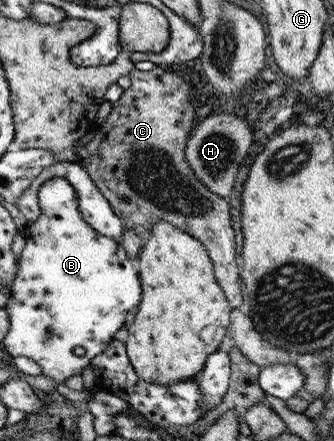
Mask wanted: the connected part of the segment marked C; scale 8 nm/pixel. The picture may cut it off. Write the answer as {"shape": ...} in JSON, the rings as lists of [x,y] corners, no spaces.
{"shape":[[[157,65],[148,71],[132,69],[128,72],[130,83],[122,90],[118,101],[111,102],[110,113],[102,125],[96,126],[96,133],[76,151],[74,160],[87,171],[99,192],[111,205],[112,211],[121,219],[124,228],[128,228],[142,237],[156,221],[168,222],[180,228],[185,234],[198,238],[206,250],[206,257],[212,263],[216,283],[225,293],[230,308],[242,305],[242,295],[238,288],[239,274],[236,268],[236,249],[234,231],[230,228],[228,209],[232,203],[212,193],[194,175],[184,155],[187,137],[194,128],[195,111],[188,103],[188,85],[176,75]]]}

